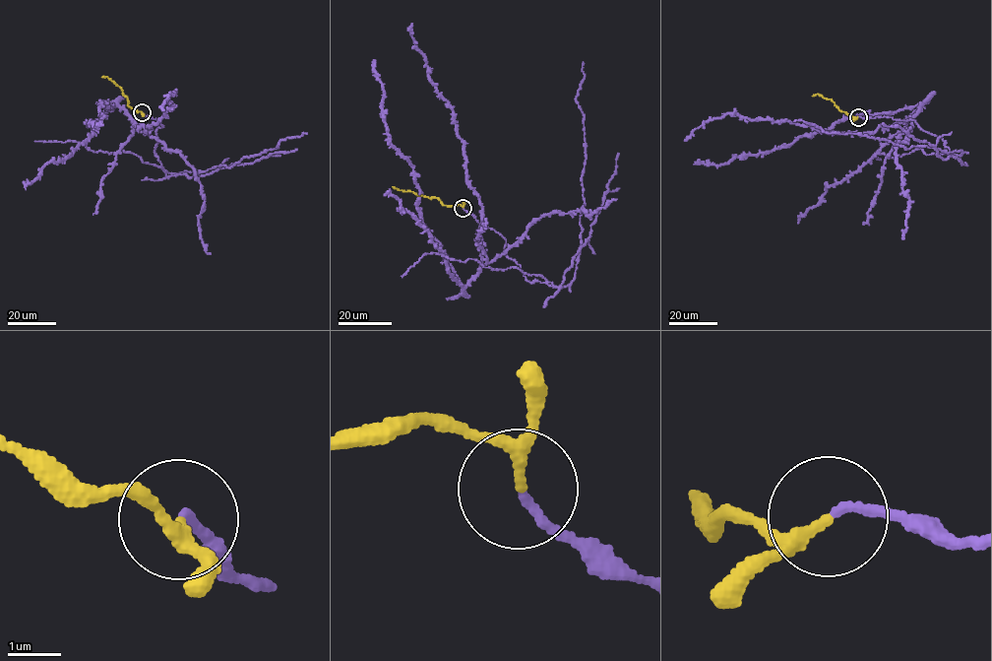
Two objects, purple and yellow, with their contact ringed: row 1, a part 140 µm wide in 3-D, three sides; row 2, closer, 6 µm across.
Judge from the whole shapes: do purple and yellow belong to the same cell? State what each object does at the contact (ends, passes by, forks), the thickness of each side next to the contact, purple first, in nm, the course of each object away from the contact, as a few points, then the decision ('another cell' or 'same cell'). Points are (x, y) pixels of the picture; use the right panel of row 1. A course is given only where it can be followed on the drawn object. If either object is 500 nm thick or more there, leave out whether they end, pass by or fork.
purple ends there; yellow passes by; 160 nm thick on the purple side, 160 nm on the other; purple runs (858, 116), (914, 120), (950, 153), (878, 152), (922, 103), (910, 118), (861, 133), (727, 112), (685, 141); yellow runs (857, 117), (851, 117), (839, 109), (831, 99), (818, 94), (813, 97); same cell

